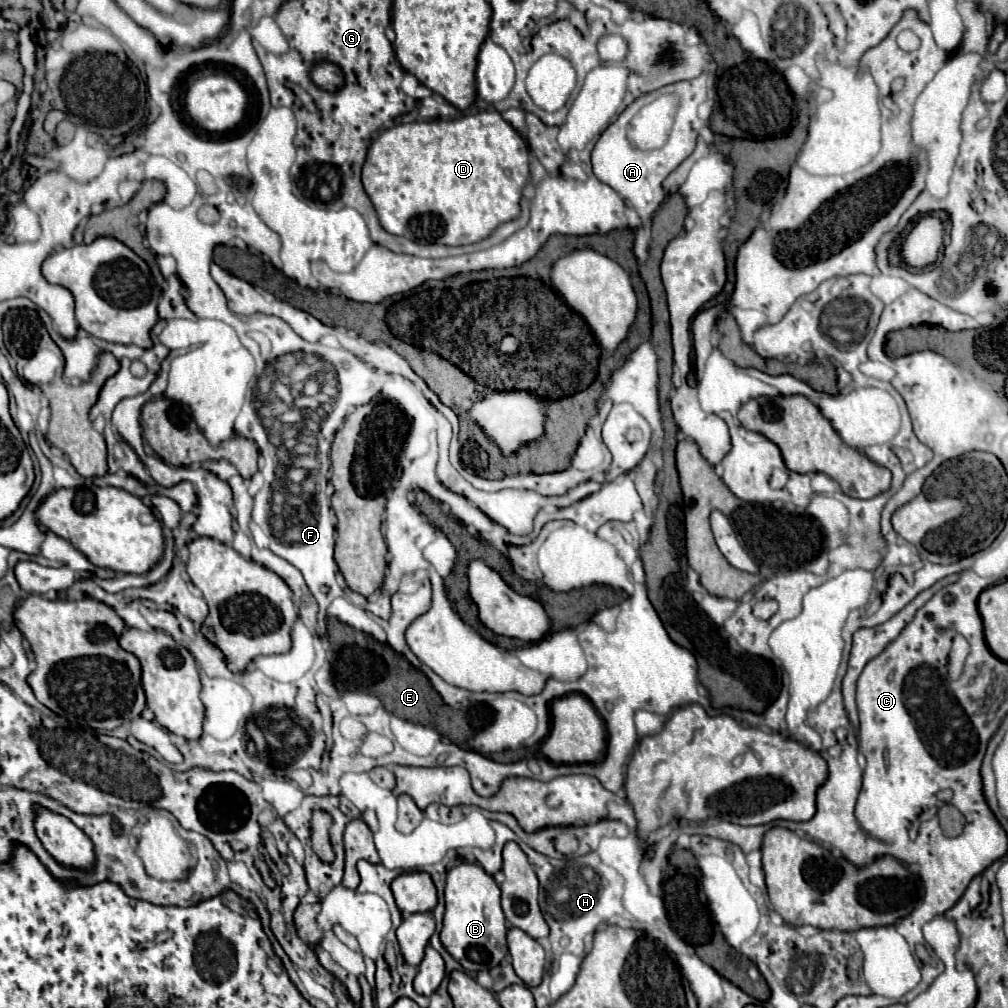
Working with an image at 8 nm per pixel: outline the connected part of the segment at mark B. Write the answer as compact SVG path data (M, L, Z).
M460 864L448 872L446 878L446 912L440 940L444 948L456 958L464 970L480 972L496 968L508 954L506 946L506 918L500 908L500 888L490 874L478 864Z

